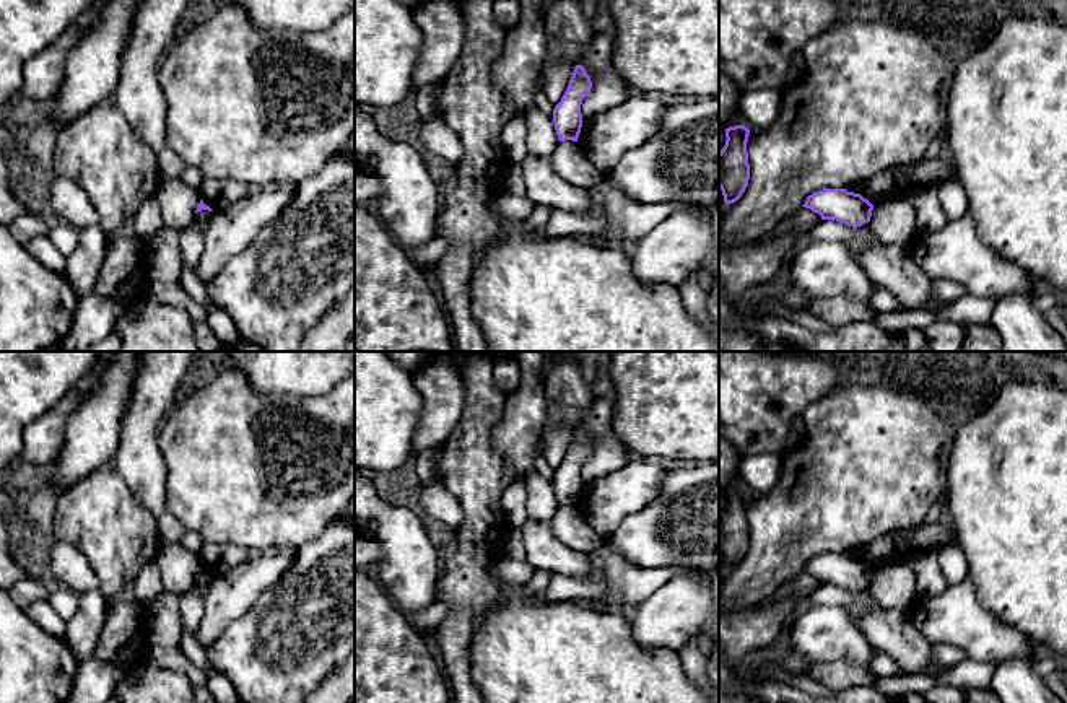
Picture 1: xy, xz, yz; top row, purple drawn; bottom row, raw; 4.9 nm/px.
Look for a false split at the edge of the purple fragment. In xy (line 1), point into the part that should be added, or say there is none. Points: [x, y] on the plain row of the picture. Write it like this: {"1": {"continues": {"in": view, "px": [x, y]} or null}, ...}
{"1": {"continues": null}}

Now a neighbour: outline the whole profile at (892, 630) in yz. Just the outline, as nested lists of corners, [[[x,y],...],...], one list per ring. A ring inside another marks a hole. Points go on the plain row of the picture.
[[[820,584],[807,599],[812,607],[847,609],[857,594],[869,605],[859,620],[859,630],[873,649],[888,654],[904,674],[943,674],[945,669],[932,659],[930,643],[914,627],[911,610],[883,609],[872,596],[870,586],[852,592],[836,584]]]

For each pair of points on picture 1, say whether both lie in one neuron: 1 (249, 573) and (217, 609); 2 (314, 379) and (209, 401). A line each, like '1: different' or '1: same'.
1: same
2: different

